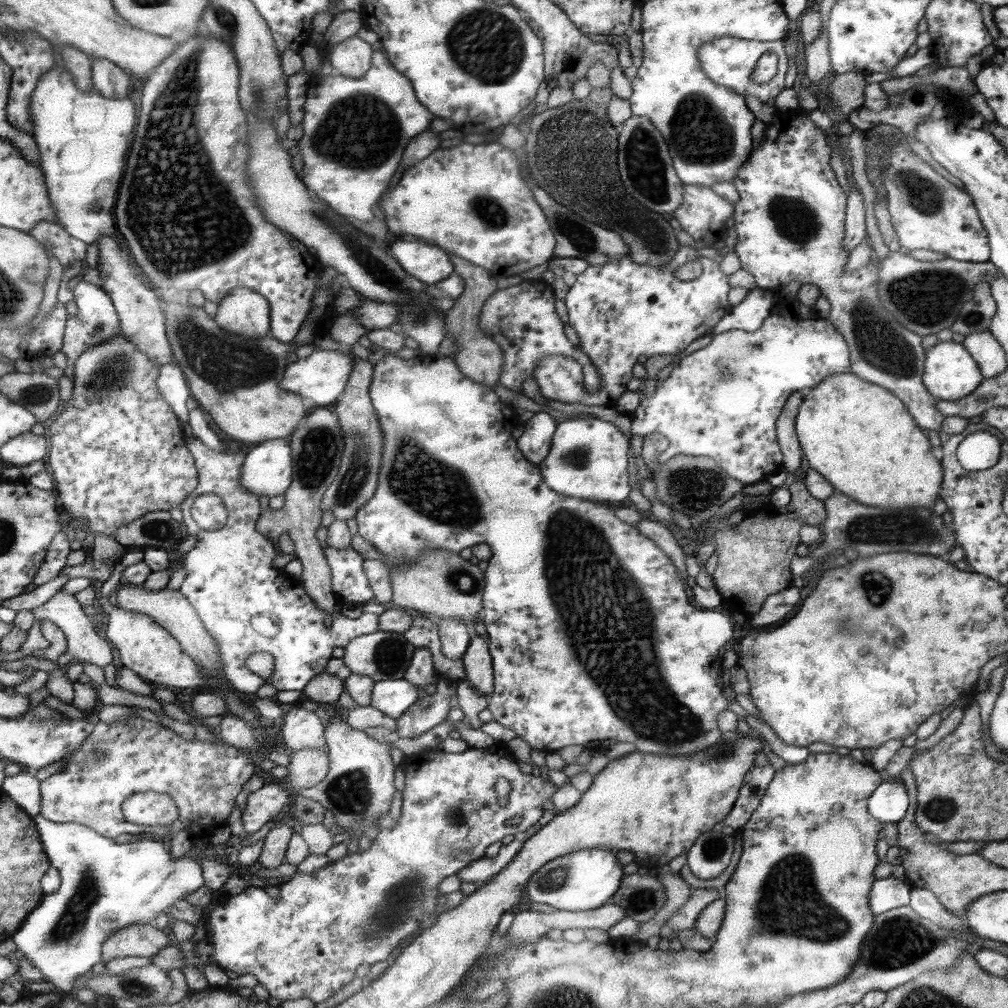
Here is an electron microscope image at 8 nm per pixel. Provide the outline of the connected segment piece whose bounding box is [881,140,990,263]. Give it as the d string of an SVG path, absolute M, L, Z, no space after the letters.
M904 141L892 146L886 156L886 167L881 170L881 179L892 216L891 226L898 234L900 246L909 251L917 248L933 250L963 262L982 263L989 259L989 236L972 198L917 158Z

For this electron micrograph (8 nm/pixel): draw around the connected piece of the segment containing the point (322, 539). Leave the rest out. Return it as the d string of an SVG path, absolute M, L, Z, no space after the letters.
M319 527L317 540L323 549L325 560L330 569L330 589L339 603L356 603L363 605L373 598L367 578L363 576L361 562L363 558L350 546L343 550L329 548L326 545L326 528Z

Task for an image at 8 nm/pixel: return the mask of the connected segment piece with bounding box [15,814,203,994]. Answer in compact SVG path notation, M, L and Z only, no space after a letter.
M40 814L34 819L49 860L62 876L62 885L57 892L44 896L39 907L16 933L15 943L32 966L39 969L45 979L62 993L70 994L81 976L91 975L95 964L103 960L102 948L107 939L137 923L154 924L155 917L160 914L169 917L167 910L177 902L177 898L183 898L185 894L191 894L203 886L199 862L195 858L187 858L193 854L171 857L169 848L153 836L143 835L133 837L126 843L117 843L84 824L56 823Z

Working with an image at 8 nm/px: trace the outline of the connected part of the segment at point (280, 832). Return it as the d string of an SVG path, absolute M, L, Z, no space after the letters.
M275 823L262 839L258 862L263 868L275 868L284 862L290 836L294 833L287 823Z

